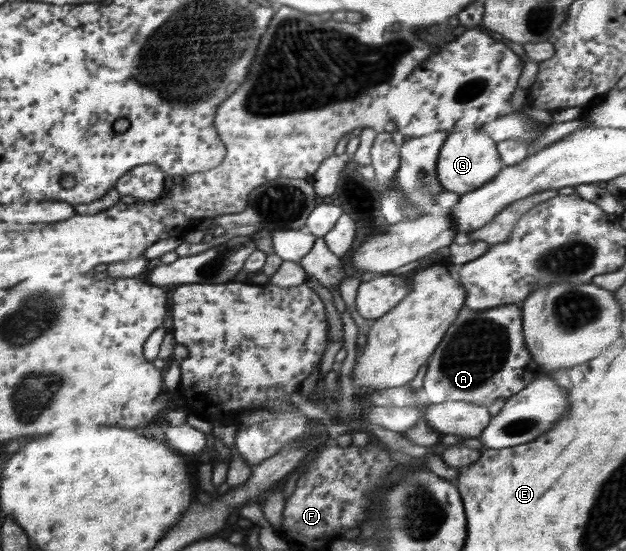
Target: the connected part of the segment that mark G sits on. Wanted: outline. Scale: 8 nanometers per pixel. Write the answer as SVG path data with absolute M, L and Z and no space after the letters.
M466 127L452 131L444 140L437 160L437 180L441 182L443 191L464 195L486 186L501 173L503 167L497 141L488 136L482 127Z

